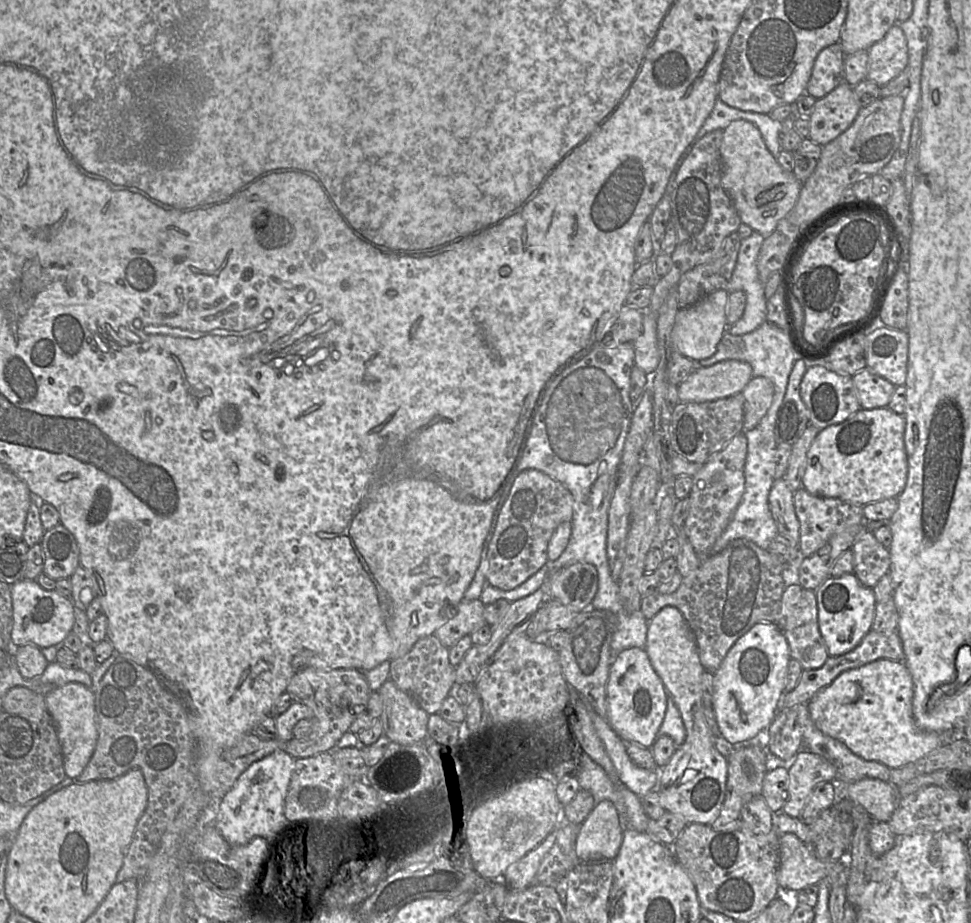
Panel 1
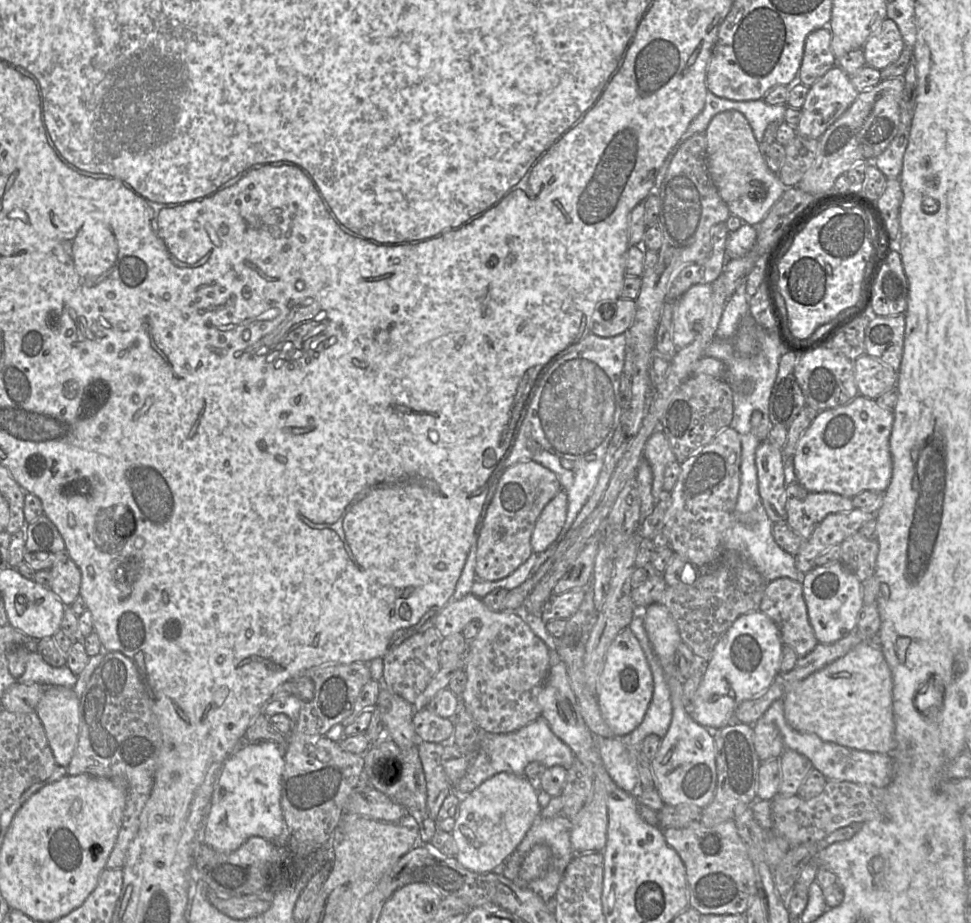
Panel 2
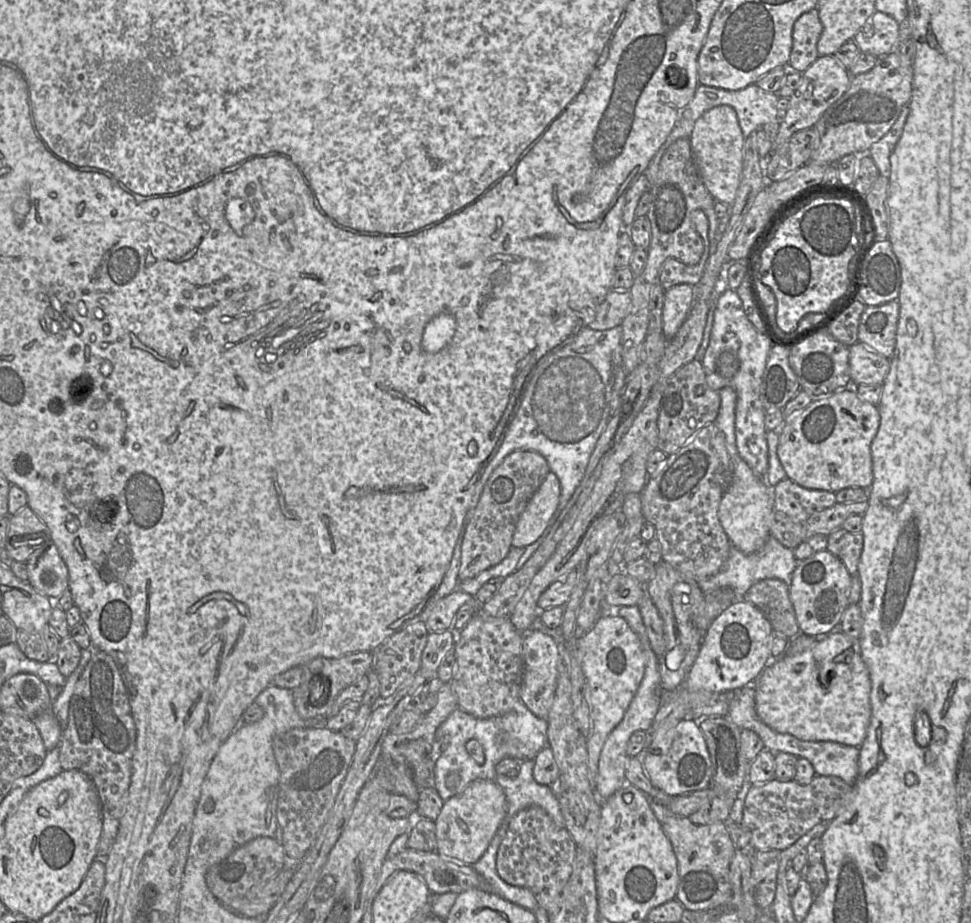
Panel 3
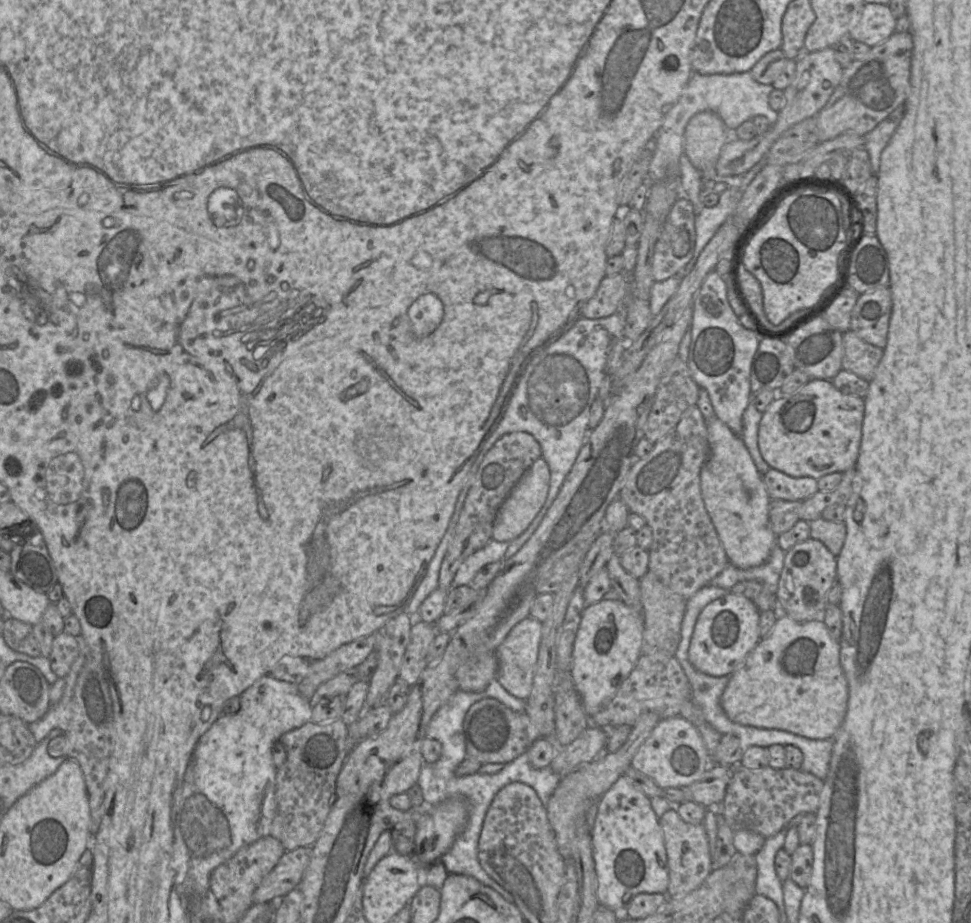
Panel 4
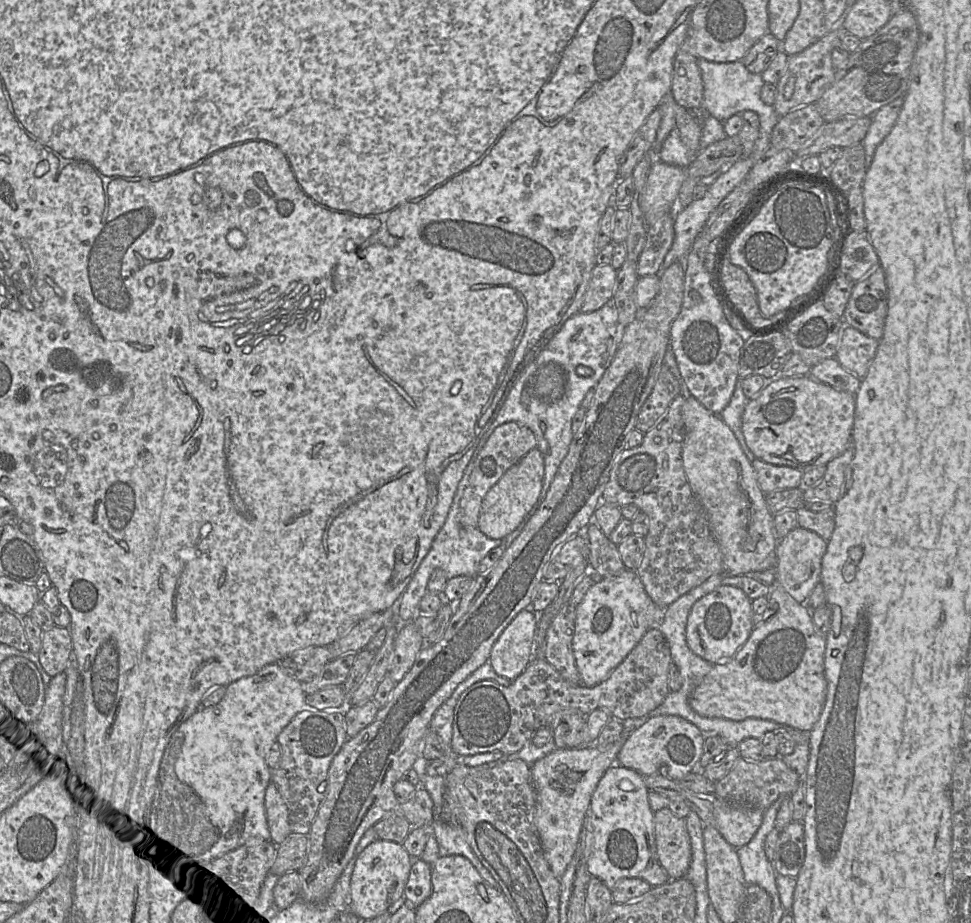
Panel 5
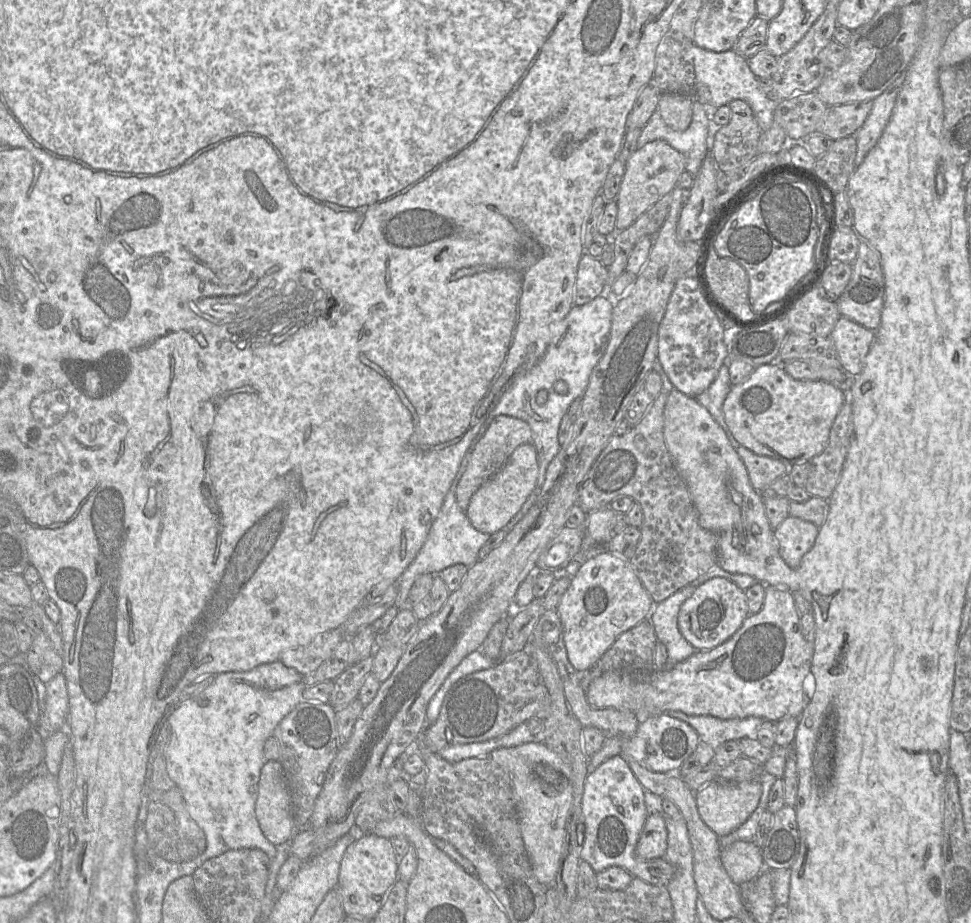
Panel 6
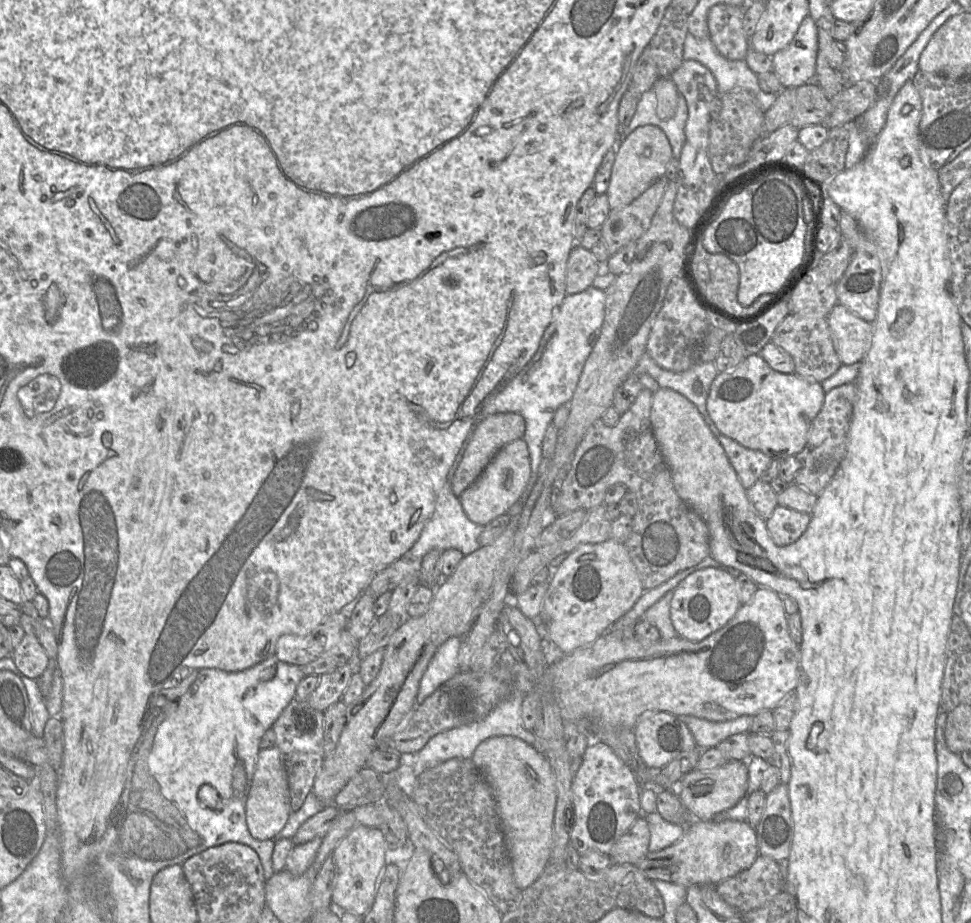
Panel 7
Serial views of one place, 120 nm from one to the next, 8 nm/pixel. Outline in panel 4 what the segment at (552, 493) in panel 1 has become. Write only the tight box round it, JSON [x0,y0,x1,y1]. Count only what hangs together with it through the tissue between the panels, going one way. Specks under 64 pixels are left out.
[438,431,542,590]

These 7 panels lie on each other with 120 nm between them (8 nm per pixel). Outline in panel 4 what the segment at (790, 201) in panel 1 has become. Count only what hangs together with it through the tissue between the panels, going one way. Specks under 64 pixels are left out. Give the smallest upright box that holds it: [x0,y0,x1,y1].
[684,111,738,181]

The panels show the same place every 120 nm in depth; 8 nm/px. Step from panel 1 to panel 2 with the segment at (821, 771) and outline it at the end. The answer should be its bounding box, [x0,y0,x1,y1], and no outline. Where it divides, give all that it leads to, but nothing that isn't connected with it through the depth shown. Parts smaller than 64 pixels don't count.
[778,749,813,796]

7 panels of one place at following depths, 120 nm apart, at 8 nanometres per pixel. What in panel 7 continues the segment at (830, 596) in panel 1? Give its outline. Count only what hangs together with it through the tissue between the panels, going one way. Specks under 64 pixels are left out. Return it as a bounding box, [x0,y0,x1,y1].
[766,506,811,546]

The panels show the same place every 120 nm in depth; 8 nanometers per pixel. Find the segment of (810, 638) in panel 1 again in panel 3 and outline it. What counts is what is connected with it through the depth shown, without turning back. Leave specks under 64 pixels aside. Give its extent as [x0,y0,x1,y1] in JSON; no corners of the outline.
[742,578,803,641]

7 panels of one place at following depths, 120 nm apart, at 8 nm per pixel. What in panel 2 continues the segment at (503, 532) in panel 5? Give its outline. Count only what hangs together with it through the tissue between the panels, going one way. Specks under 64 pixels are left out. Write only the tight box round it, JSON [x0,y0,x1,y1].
[532,490,567,554]

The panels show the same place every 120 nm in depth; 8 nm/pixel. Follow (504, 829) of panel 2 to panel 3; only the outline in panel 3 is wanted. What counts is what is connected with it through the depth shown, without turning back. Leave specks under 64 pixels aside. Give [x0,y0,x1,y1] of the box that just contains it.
[436,780,507,865]

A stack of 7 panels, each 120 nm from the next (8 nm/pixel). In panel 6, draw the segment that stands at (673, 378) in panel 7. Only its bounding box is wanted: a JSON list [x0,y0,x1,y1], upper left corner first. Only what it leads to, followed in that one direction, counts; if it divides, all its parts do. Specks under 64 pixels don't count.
[695,365,731,431]

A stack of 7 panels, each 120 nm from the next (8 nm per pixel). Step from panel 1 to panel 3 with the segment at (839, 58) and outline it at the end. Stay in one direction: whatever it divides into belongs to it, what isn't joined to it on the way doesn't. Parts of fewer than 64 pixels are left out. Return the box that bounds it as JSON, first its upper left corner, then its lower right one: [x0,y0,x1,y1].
[788,9,823,73]

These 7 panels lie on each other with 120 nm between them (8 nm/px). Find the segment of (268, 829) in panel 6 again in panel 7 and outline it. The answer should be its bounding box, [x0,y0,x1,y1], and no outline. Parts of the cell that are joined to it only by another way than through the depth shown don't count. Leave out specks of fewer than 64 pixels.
[246,745,291,840]

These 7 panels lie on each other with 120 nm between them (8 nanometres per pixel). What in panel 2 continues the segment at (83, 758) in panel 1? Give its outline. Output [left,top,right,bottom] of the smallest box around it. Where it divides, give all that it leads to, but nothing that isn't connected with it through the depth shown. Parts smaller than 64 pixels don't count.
[36,686,79,767]

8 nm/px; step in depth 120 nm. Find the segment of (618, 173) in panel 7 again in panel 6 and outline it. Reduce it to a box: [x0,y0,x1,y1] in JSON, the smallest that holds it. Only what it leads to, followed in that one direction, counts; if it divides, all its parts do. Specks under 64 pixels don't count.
[616,140,686,230]

